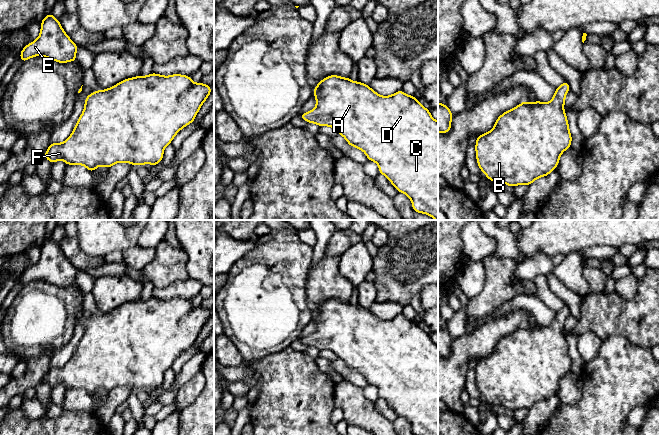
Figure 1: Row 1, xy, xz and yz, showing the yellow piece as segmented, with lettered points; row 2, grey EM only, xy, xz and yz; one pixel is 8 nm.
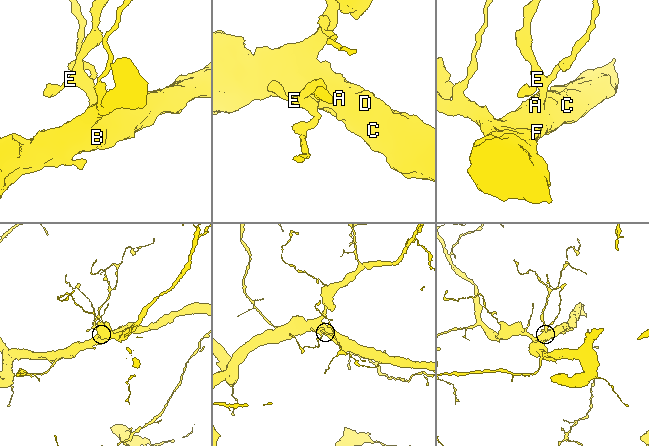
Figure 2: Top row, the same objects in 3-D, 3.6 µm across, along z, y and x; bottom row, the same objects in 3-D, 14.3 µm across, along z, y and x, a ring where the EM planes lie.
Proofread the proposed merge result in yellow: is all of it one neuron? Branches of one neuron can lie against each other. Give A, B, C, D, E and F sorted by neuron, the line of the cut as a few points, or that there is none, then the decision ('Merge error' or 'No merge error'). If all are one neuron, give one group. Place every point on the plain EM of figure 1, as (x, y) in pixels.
Groups: A B C D E F. No split. No merge error

